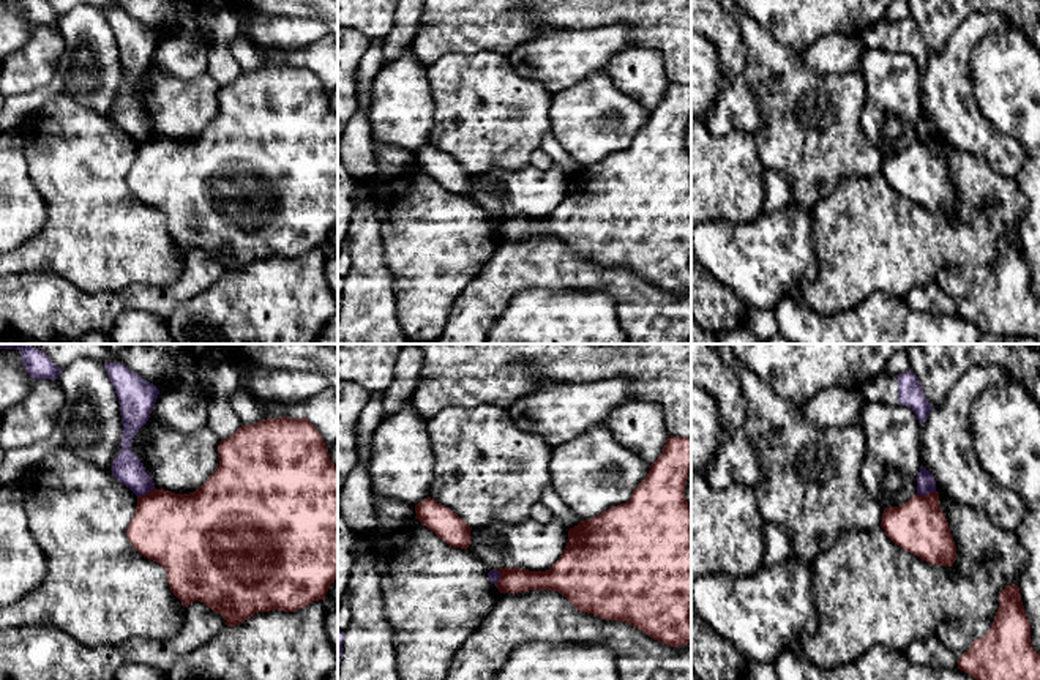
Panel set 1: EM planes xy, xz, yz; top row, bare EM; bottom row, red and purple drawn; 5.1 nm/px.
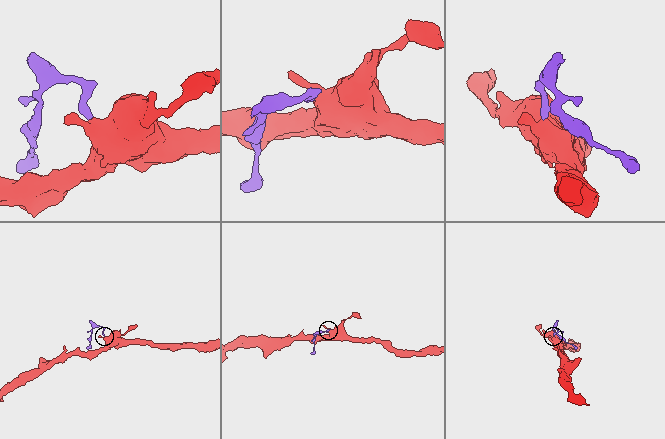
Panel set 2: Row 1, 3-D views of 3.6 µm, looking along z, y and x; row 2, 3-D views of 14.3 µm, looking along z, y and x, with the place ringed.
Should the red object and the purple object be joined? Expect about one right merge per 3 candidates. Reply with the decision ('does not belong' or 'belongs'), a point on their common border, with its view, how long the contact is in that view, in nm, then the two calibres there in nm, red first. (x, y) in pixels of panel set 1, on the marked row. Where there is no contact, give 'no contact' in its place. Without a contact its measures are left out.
does not belong; contact yz (927, 494); length 110 nm; calibres 280 and 100 nm

